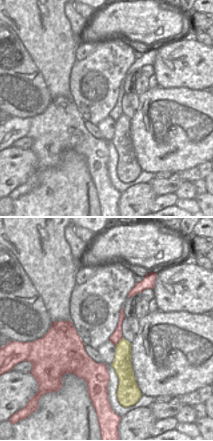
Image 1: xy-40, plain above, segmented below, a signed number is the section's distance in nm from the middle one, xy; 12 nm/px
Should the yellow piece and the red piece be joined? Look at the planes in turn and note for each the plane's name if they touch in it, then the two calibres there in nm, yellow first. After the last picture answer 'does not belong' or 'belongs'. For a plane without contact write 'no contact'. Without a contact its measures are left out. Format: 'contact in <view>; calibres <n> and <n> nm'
contact in xy-40; calibres 220 and 140 nm

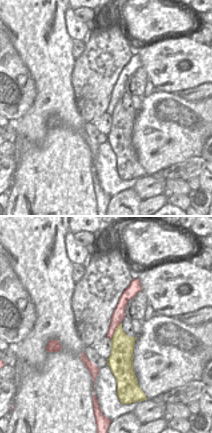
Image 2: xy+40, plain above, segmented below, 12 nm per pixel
contact in xy+40; calibres 280 and 140 nm

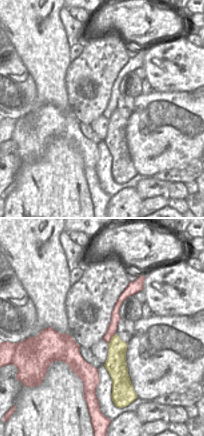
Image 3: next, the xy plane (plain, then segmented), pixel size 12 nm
contact in xy; calibres 220 and 120 nm

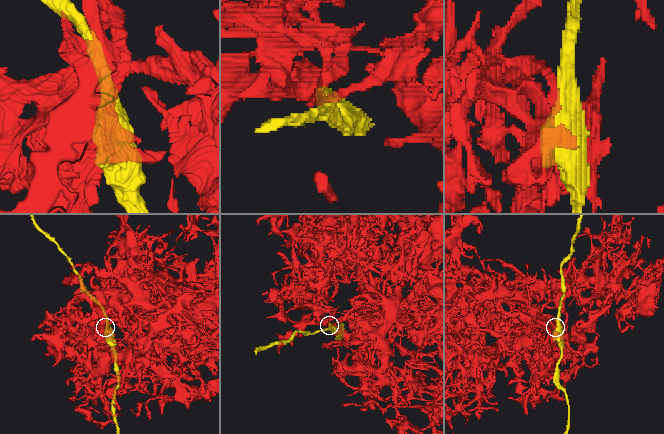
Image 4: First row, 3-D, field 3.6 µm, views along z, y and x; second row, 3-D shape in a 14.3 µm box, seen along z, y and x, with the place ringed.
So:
does not belong

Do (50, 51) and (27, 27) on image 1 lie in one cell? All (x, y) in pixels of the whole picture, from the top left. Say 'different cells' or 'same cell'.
same cell

